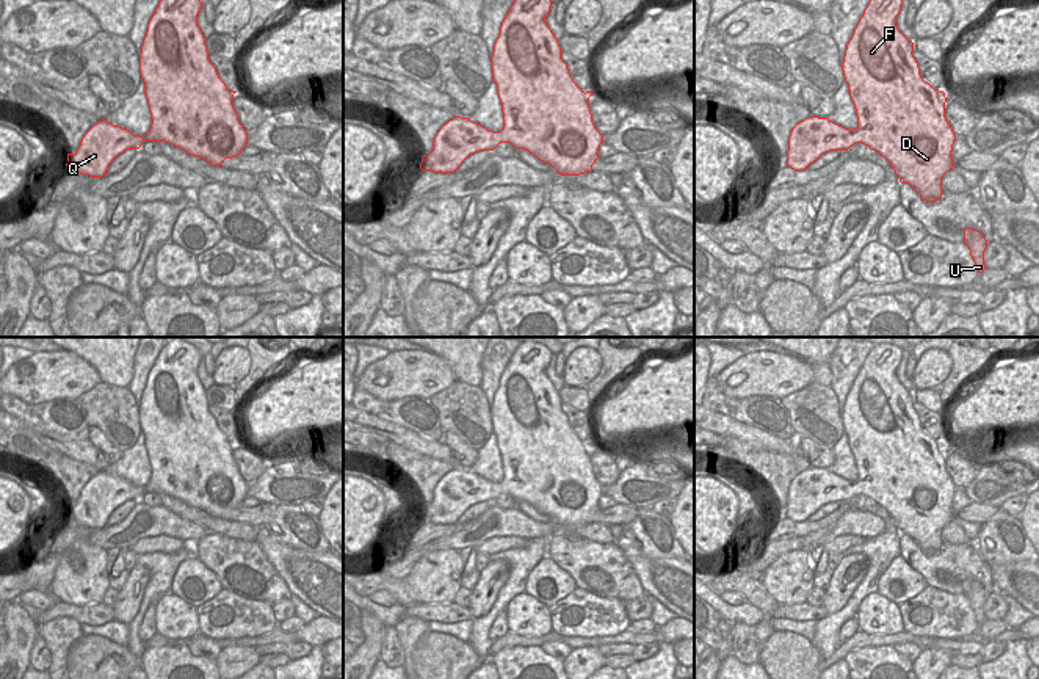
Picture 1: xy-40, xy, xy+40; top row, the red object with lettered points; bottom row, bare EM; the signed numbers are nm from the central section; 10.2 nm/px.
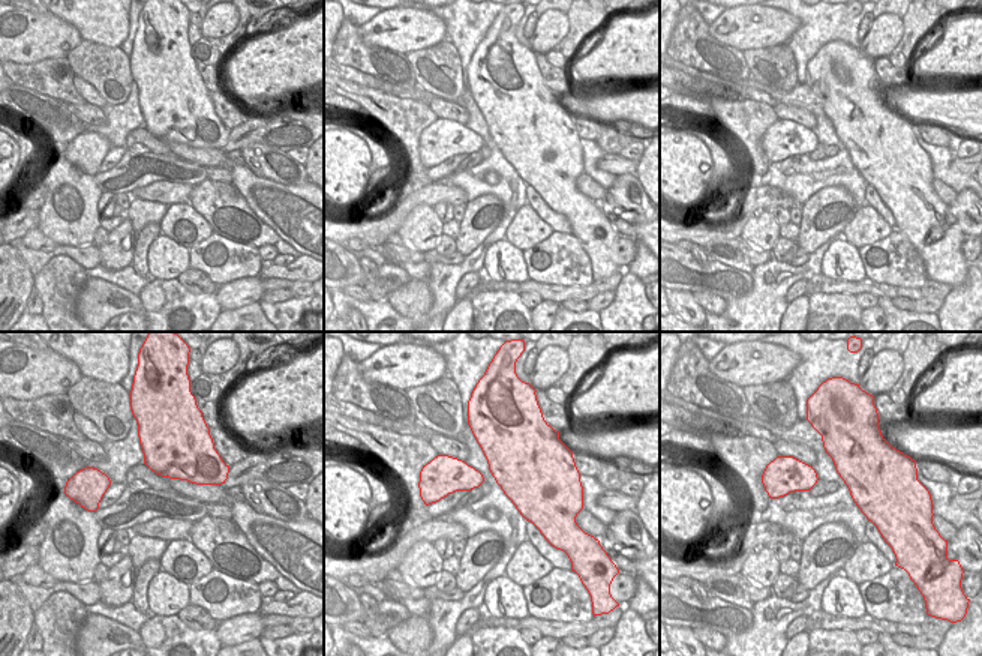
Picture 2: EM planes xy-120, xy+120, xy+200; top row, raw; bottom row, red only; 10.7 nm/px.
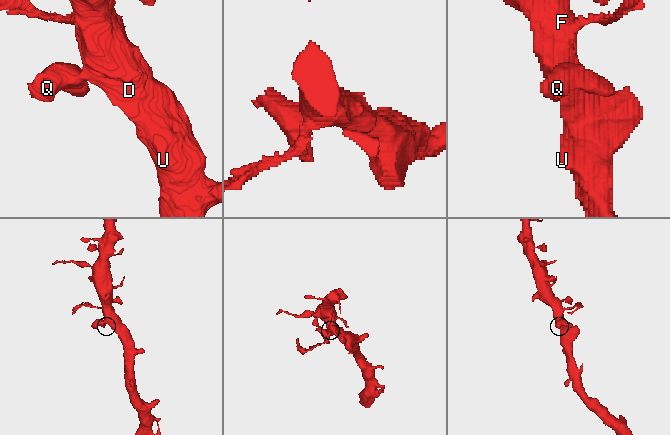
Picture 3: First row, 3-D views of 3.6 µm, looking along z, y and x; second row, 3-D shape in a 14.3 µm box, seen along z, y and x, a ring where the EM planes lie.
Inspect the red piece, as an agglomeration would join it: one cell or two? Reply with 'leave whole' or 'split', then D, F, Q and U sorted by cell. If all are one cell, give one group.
leave whole | D F Q U

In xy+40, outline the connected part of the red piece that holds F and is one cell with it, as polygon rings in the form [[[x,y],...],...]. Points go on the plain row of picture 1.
[[[874,345],[846,395],[842,422],[857,478],[849,481],[827,469],[805,469],[790,483],[787,517],[804,522],[826,503],[848,502],[862,494],[890,514],[901,535],[909,535],[923,552],[936,554],[943,546],[942,528],[954,517],[951,502],[956,486],[945,469],[945,444],[921,430],[912,406],[914,394],[896,378],[901,356],[896,345]]]

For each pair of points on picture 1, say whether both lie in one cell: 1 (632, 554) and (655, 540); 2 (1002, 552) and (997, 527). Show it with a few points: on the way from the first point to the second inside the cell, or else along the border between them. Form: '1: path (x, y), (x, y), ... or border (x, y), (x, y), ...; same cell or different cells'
1: border (621, 546), (633, 546), (646, 557), (674, 559); different cells
2: path (1002, 546), (1002, 533); same cell

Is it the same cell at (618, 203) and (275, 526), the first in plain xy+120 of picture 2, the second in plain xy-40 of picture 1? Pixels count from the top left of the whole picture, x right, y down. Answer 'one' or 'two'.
one

